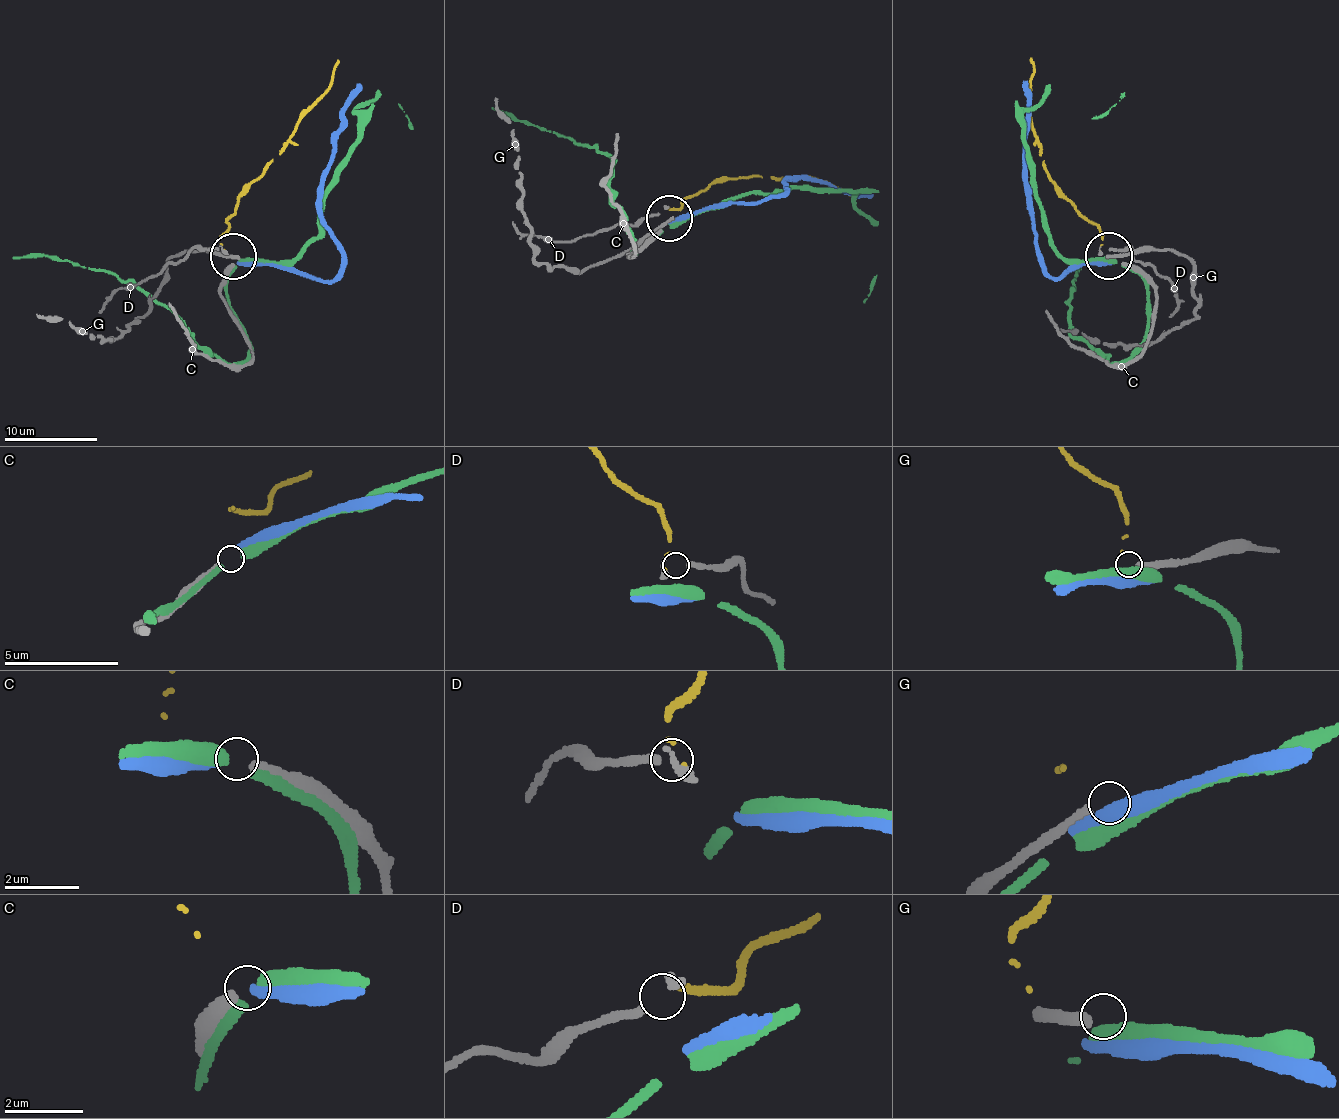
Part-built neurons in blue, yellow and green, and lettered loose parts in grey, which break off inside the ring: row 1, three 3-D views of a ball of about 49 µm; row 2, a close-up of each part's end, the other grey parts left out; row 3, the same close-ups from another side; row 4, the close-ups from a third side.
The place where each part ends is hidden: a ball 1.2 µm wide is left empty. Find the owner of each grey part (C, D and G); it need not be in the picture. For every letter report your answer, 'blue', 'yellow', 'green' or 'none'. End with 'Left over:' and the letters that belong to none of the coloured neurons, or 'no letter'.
C: blue
D: yellow
G: none
Left over: G

